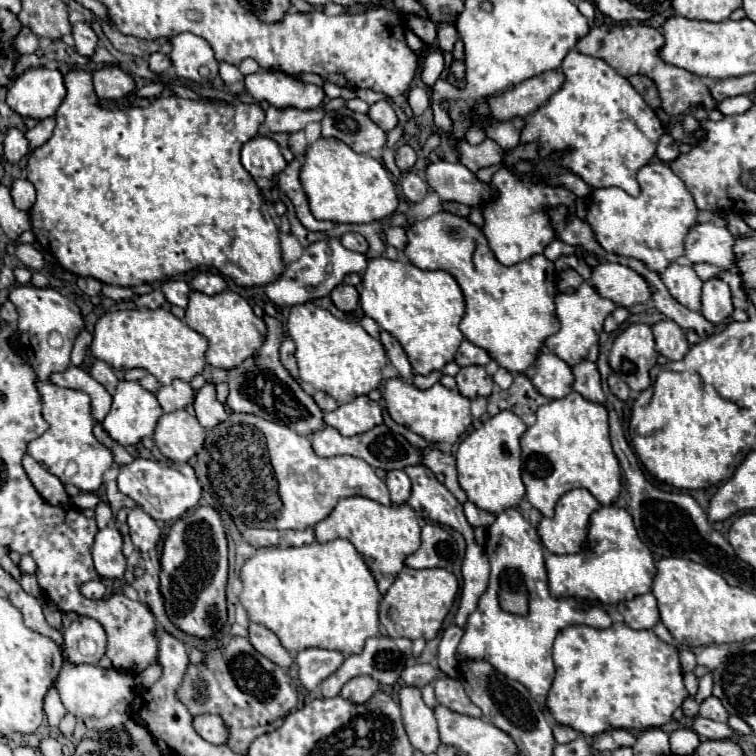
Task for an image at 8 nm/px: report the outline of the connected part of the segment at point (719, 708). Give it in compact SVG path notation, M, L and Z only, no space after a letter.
M710 696L708 700L704 700L700 704L700 716L704 718L710 718L710 720L716 720L716 722L728 722L728 712L726 708L722 706L722 702L714 696Z

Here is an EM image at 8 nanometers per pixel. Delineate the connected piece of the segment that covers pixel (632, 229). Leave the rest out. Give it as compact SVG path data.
M650 162L650 164L642 166L638 170L638 184L640 184L640 196L638 198L632 198L622 188L614 188L614 186L594 190L586 222L590 224L598 244L606 252L616 254L616 256L624 256L624 258L636 258L636 260L644 262L648 270L662 274L672 262L676 262L680 256L684 256L684 240L686 240L688 230L696 224L698 208L694 204L692 194L684 186L684 182L664 162L658 162L658 164Z

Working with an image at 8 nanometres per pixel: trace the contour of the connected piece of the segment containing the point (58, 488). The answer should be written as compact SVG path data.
M24 454L22 458L22 466L30 478L30 482L34 484L36 492L52 506L66 506L68 504L68 494L64 492L62 482L50 474L42 464L38 464L32 456Z

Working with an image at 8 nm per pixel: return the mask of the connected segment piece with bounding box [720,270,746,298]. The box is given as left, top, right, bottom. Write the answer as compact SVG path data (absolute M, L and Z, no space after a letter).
M722 270L722 272L720 272L720 278L728 282L728 286L730 286L730 290L732 290L732 296L746 298L746 294L744 294L744 290L742 290L742 278L740 278L738 274L734 274L734 272L730 272L730 270Z

